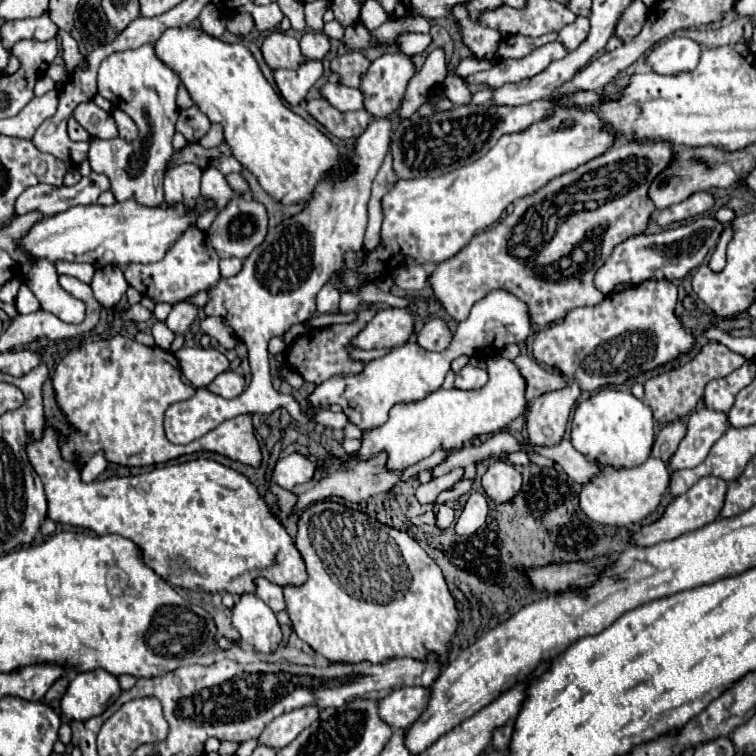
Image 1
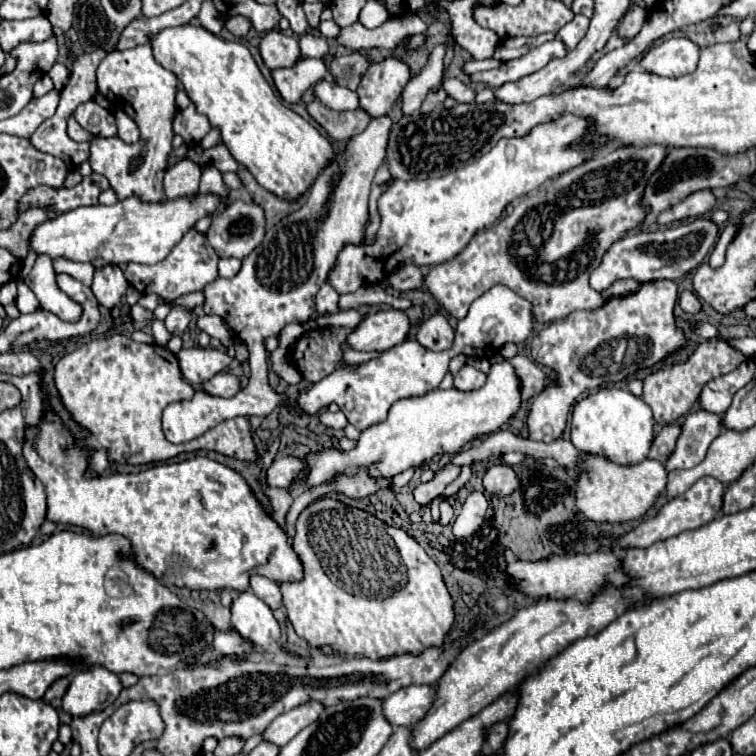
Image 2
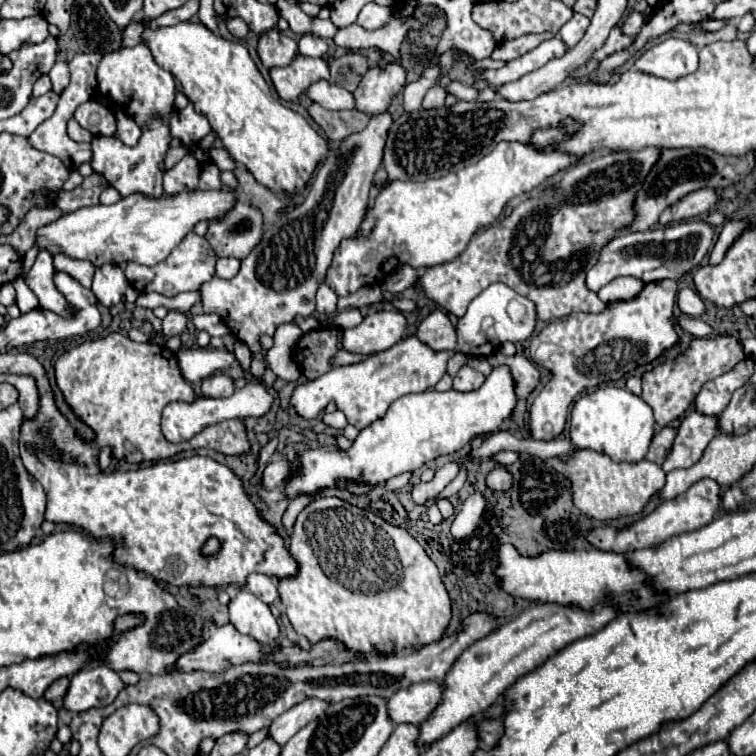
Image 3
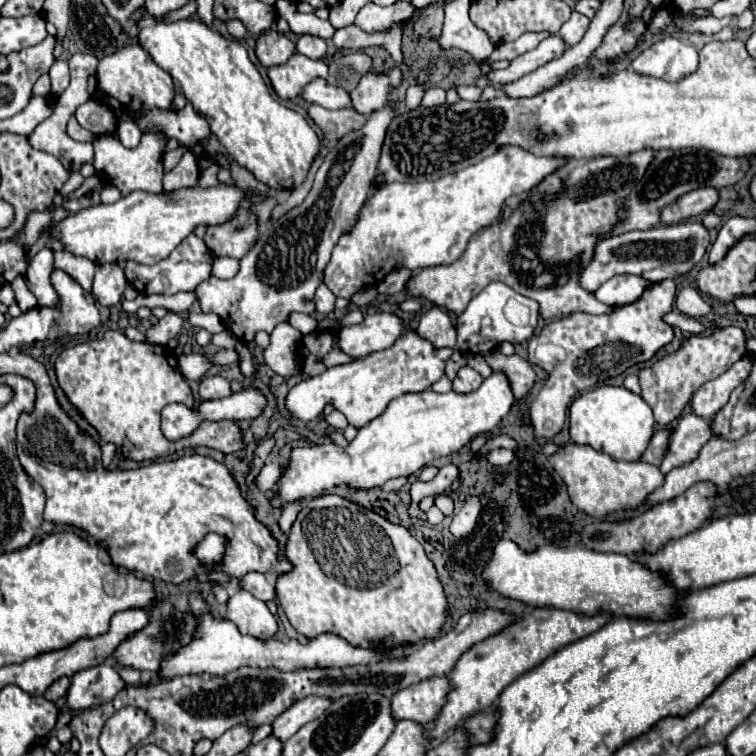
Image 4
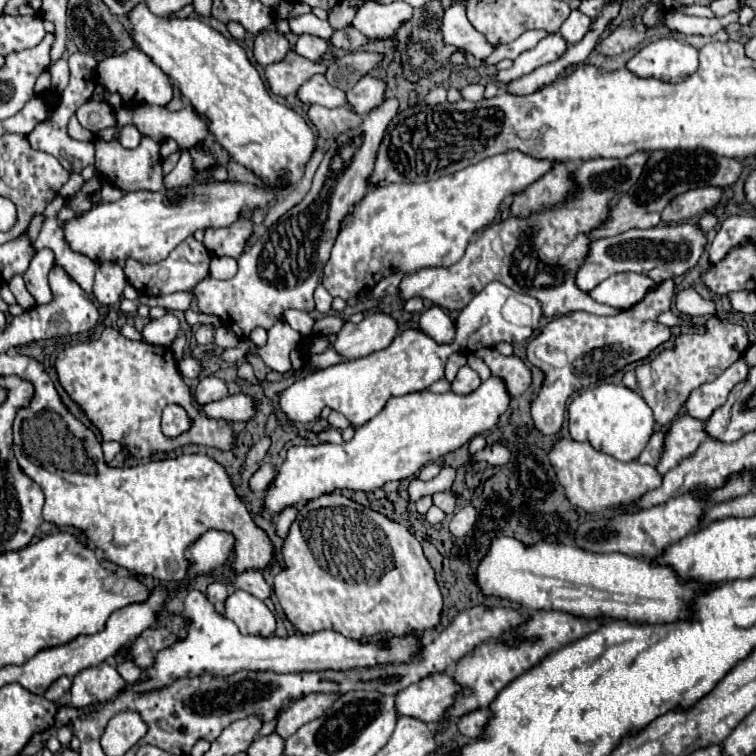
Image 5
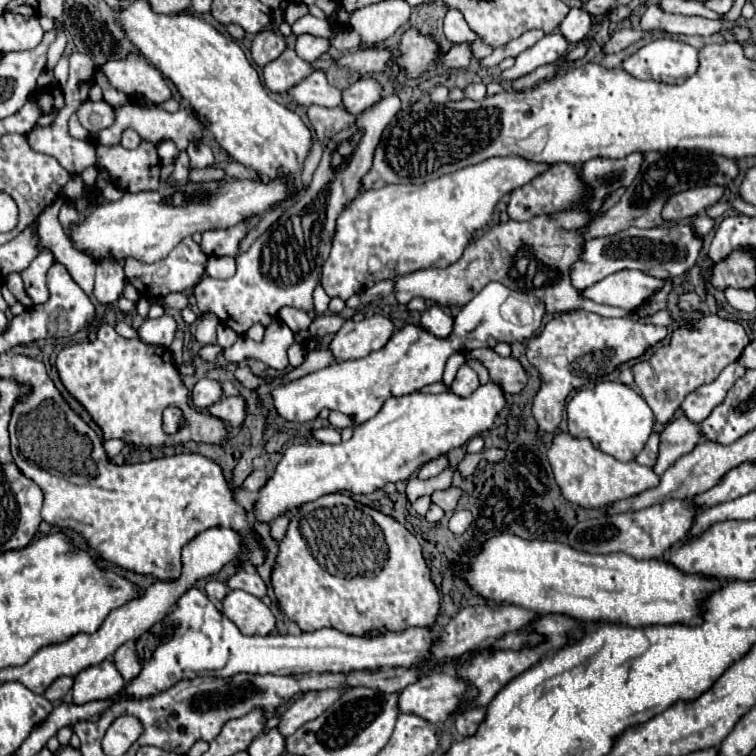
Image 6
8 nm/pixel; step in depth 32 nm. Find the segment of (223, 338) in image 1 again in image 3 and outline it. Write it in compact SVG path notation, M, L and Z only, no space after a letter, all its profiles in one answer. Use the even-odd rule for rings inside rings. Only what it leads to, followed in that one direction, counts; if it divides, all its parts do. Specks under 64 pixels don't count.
M200 314L200 316L192 316L192 324L198 330L206 330L210 336L224 336L230 334L228 326L222 324L218 314Z

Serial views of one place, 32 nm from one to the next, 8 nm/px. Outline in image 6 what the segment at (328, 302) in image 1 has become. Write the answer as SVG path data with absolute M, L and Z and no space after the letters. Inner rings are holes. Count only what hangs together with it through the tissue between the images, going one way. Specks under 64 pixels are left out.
M316 286L316 290L314 290L314 310L318 314L324 314L328 310L328 302L330 302L330 296L324 292L322 286Z

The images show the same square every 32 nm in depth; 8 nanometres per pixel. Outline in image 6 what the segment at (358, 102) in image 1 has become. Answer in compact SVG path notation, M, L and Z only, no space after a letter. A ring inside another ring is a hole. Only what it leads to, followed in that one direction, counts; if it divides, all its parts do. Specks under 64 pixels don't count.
M320 70L300 80L296 86L288 90L288 94L300 106L312 106L312 104L328 106L328 108L340 106L340 90L330 86L326 80L326 74Z

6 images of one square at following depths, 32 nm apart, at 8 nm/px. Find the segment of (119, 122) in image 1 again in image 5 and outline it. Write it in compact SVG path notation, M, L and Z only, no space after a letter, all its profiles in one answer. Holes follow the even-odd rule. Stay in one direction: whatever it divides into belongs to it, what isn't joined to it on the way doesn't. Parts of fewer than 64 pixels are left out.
M124 126L122 128L122 132L120 132L120 144L124 148L136 148L140 144L140 140L142 140L142 136L140 136L140 132L134 126Z

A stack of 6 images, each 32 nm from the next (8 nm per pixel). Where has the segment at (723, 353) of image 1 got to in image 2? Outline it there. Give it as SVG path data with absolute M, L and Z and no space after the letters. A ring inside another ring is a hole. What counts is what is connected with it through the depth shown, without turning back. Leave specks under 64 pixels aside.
M712 338L706 342L700 342L698 348L694 350L694 354L682 362L682 364L672 364L672 366L664 366L662 370L650 374L644 378L644 392L642 392L642 400L652 408L654 418L658 424L672 424L678 418L682 418L684 414L690 412L692 404L698 400L702 386L724 374L728 374L739 366L746 357L740 350L736 350L734 346L730 346L728 340L722 338Z

